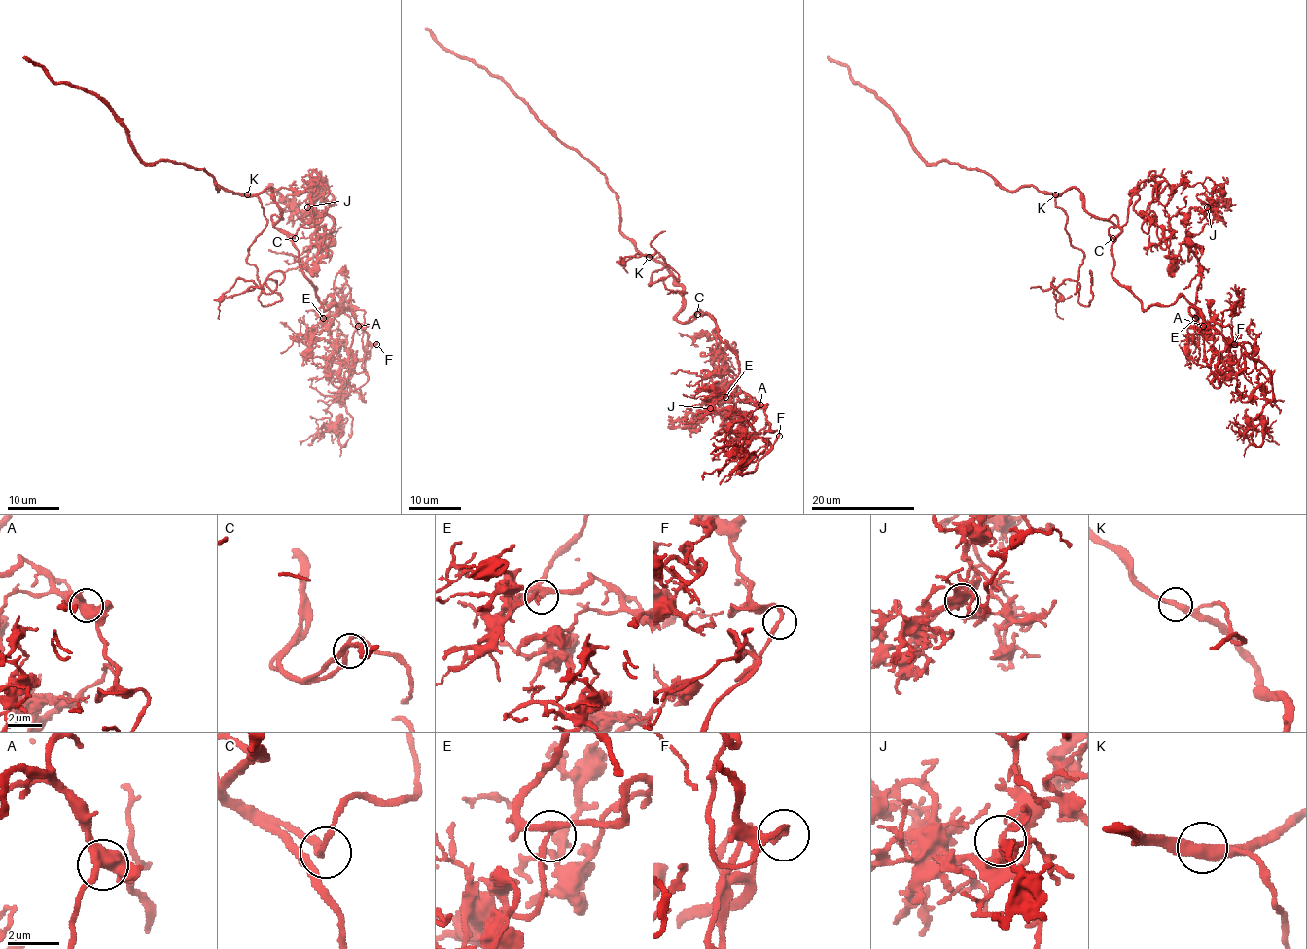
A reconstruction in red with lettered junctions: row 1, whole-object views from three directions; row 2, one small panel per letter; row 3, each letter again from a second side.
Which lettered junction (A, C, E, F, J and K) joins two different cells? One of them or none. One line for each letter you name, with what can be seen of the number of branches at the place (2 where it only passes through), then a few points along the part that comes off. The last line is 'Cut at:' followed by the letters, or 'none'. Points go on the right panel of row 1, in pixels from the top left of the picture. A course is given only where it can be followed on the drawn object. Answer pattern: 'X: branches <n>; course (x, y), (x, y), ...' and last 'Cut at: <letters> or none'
Cut at: none

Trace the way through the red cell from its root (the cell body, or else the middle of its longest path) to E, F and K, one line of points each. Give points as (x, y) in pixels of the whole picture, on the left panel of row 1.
E: (294, 243), (301, 271), (313, 284), (321, 306), (327, 309), (336, 301), (327, 296), (317, 313), (323, 318)
F: (294, 243), (321, 306), (336, 301), (329, 295), (317, 313), (335, 315), (346, 307), (376, 344)
K: (294, 243), (274, 228), (279, 220), (274, 193), (265, 188), (258, 193), (247, 195)

